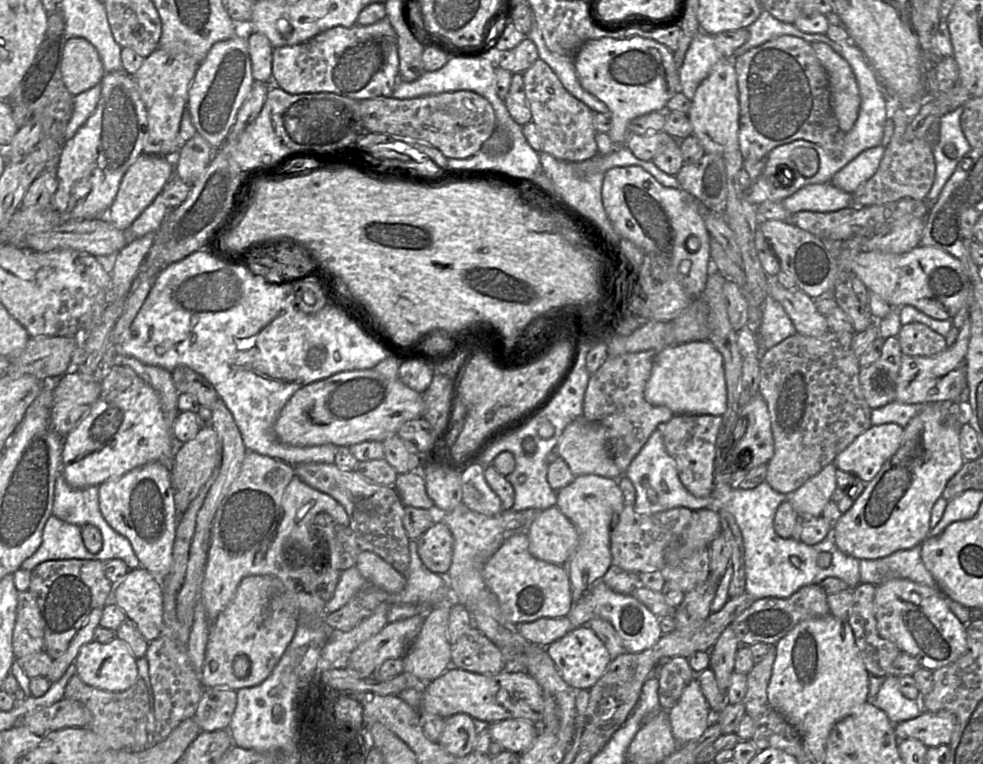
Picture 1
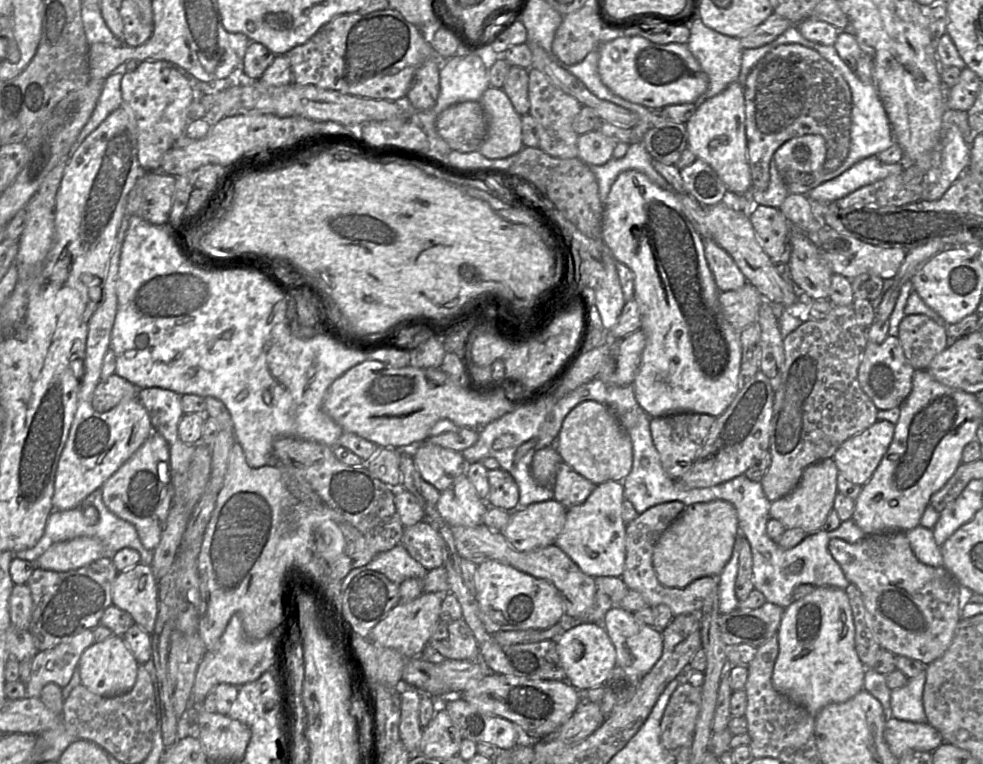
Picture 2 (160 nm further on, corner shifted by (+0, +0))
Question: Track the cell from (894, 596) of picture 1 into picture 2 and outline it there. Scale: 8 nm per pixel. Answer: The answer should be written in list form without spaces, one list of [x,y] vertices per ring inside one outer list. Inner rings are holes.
[[[906,532],[867,535],[856,543],[831,539],[828,549],[840,565],[846,579],[860,590],[868,616],[868,626],[881,649],[906,656],[929,665],[950,646],[956,626],[961,620],[959,602],[962,586],[944,568],[921,563],[914,555]]]

